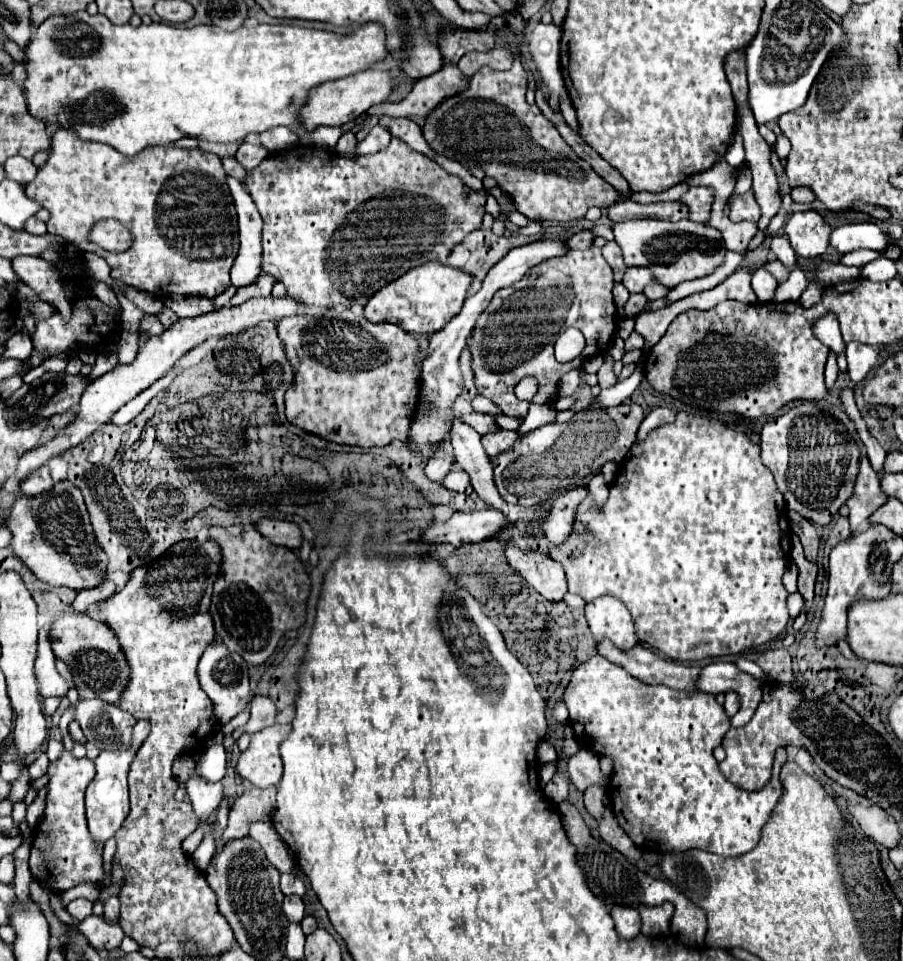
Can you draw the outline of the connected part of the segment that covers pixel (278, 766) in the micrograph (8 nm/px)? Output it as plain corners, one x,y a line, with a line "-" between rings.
273,724
251,736
249,748
241,754
237,772
257,788
277,786
283,774
279,744
289,736
289,724

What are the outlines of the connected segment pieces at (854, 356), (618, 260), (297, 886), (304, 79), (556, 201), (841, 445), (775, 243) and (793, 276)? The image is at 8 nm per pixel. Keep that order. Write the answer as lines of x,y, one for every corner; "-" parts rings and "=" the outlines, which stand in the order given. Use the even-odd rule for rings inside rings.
849,342
845,354
847,354
847,374
855,384
863,382
867,374
877,366
877,352
867,344
=
607,242
607,244
603,246
603,256
605,256
605,260
611,264
611,268
613,268
613,272
615,272
615,282
621,282
627,266
625,266
625,262
623,262
621,248
617,246
617,242
=
281,874
281,892
285,896
291,896
291,894
303,896
305,894
305,884
295,874
=
85,10
83,12
75,12
75,14
57,14
57,16
49,16
43,24
39,24
37,34
33,36
33,40
27,44
25,48
25,78
21,82
21,88
27,96
27,108
31,110
31,116
43,120
45,124
53,124
57,122
57,126
63,128
73,128
73,132
87,142
103,142
113,146
115,150
119,150
121,154
133,156
137,152
141,152
147,146
167,146
173,144
175,140
183,138
183,136
191,136
197,140
209,140
209,142
237,142
243,140
247,134
251,132
265,132
269,128
275,126
287,126
291,128
297,136
301,136
303,144
309,146
319,146
319,148
327,148
327,150
335,150
335,144
341,136
341,128
317,128
313,132
305,132
299,124
299,108
305,104
307,92
325,82
325,80
335,80
335,78
345,78
347,74
359,72
369,68
371,64
375,64
377,60
387,56
387,48
385,48
385,32
381,24
363,24
357,26
357,30
351,36
341,36
341,34
333,34
333,32
321,32
321,30
311,30
311,28
297,28
297,26
269,26
269,24
259,24
255,28
239,28
235,32
223,32
217,26
195,26
195,28
175,28
163,22
151,22
151,24
141,24
141,26
131,26
131,24
123,24
123,26
115,26
111,24
103,14
95,14
89,16
=
513,40
515,62
511,70
499,72
483,66
471,78
469,90
437,106
423,126
427,144
437,154
445,154
457,162
479,164
529,220
571,222
583,218
591,206
607,208
619,202
619,192
567,146
537,106
527,104
527,72
519,56
519,44
=
799,402
785,414
773,418
767,422
761,430
761,460
763,464
773,472
779,492
785,498
785,504
789,510
795,510
805,520
813,524
829,524
839,508
851,498
853,486
859,474
859,462
861,462
861,450
855,442
855,438
849,434
843,422
839,422
831,412
823,410
815,402
=
773,236
773,240
771,240
771,252
787,268
793,266
793,264
797,264
797,256
795,256
795,252
793,252
793,248
791,248
791,244
789,244
789,240
785,236
=
801,268
791,270
789,280
785,284
779,284
777,294
775,294
775,302
797,302
799,296
803,294
803,290
807,288
807,284
809,284
809,280

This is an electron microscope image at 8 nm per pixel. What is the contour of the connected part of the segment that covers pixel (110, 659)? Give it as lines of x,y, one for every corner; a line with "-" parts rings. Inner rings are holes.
63,612
57,616
51,630
51,648
55,656
65,660
73,670
75,686
81,698
101,698
107,702
121,700
121,694
131,678
131,668
123,656
119,640
105,622
95,620
89,614
79,616
75,612

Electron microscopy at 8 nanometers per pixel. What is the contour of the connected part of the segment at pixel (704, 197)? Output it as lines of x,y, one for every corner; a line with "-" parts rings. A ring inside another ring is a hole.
697,186
697,188
689,188
687,194
683,194
683,198
681,198
679,202
687,206
687,210
689,210
689,220
705,224
705,222
709,220
709,214
711,214
713,200
715,200
713,188

